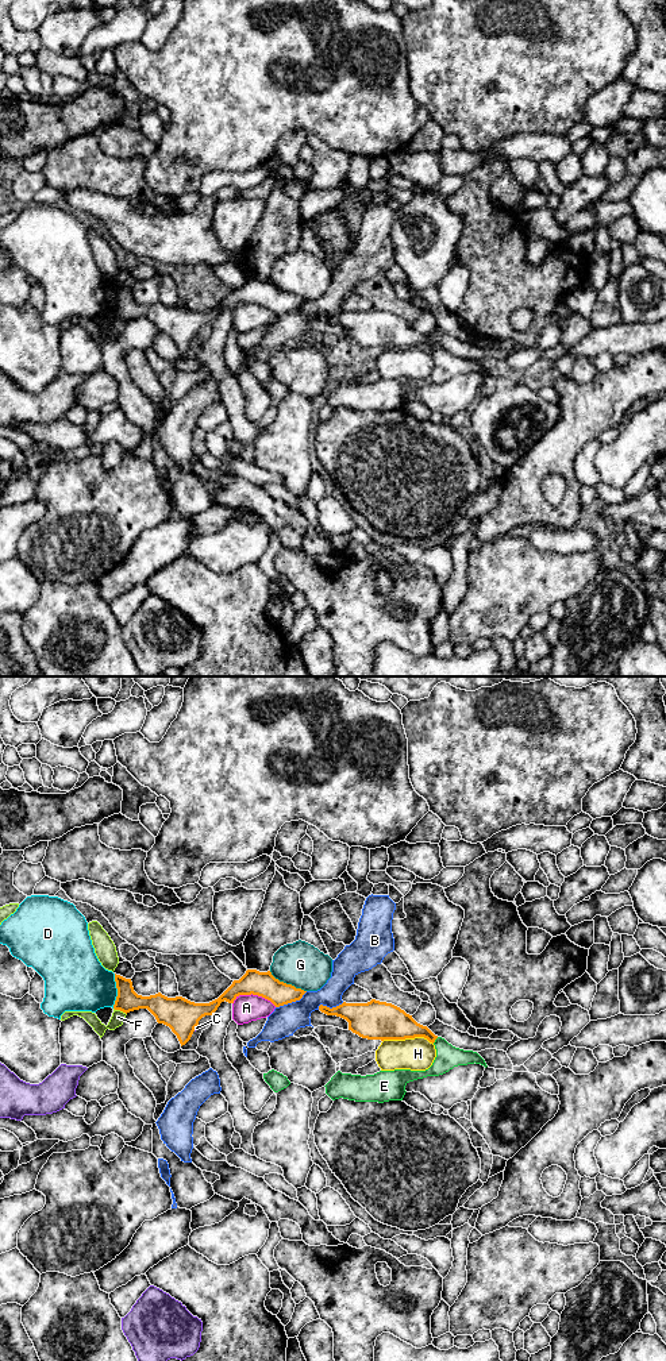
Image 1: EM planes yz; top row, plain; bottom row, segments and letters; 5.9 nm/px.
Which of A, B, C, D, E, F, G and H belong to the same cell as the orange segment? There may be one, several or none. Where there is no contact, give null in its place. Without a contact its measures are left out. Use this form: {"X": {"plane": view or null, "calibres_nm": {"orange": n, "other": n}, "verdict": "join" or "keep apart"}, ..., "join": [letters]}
{"A": {"plane": "yz", "calibres_nm": {"orange": 150, "other": 160}, "verdict": "keep apart"}, "B": {"plane": "yz", "calibres_nm": {"orange": 150, "other": 180}, "verdict": "keep apart"}, "C": {"plane": "yz", "calibres_nm": {"orange": 200, "other": 20}, "verdict": "keep apart"}, "D": {"plane": "yz", "calibres_nm": {"orange": 140, "other": 360}, "verdict": "keep apart"}, "E": {"plane": "yz", "calibres_nm": {"orange": 180, "other": 140}, "verdict": "join"}, "F": {"plane": "yz", "calibres_nm": {"orange": 140, "other": 80}, "verdict": "keep apart"}, "G": {"plane": "yz", "calibres_nm": {"orange": 150, "other": 260}, "verdict": "keep apart"}, "H": {"plane": "yz", "calibres_nm": {"orange": 220, "other": 200}, "verdict": "keep apart"}, "join": ["E"]}

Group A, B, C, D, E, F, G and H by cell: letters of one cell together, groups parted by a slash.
A / B / C / D / E / F / G / H

